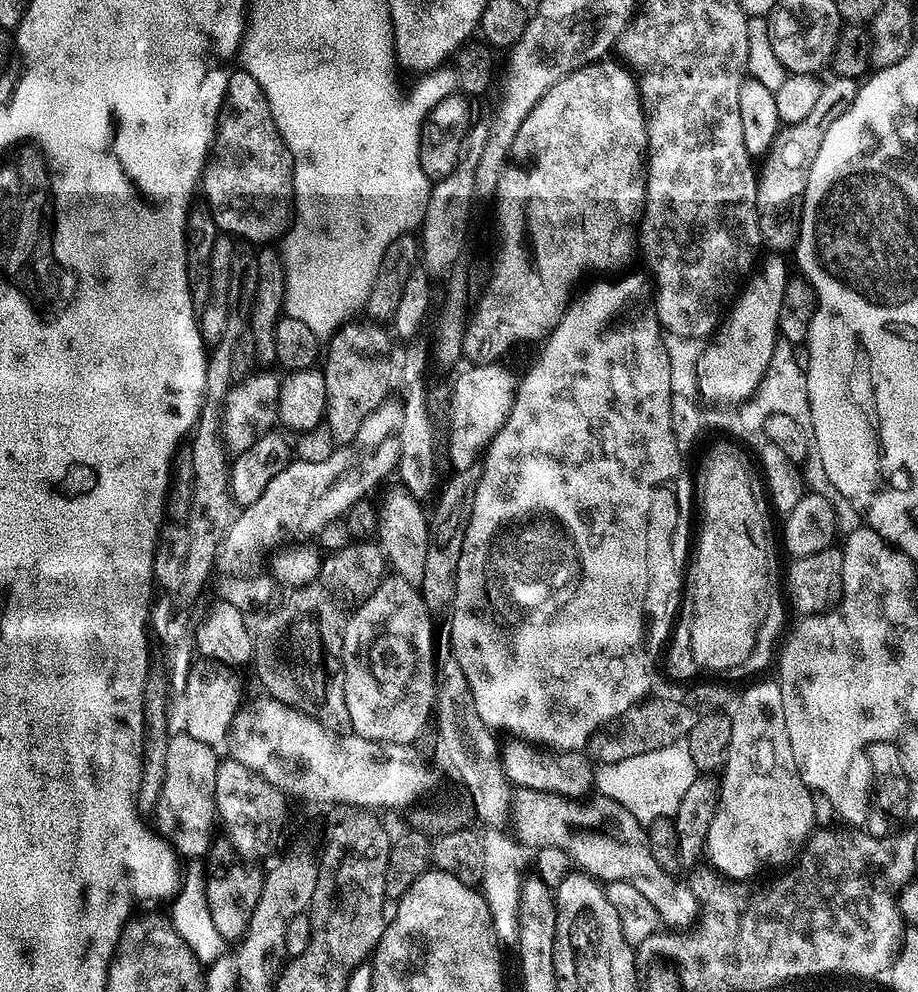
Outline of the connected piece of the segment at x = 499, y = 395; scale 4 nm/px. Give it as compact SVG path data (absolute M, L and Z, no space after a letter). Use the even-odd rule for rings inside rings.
M499 363L468 366L455 381L451 381L452 399L446 431L448 431L448 460L455 471L464 470L476 462L482 449L491 443L498 430L506 422L512 409L514 376L500 369Z

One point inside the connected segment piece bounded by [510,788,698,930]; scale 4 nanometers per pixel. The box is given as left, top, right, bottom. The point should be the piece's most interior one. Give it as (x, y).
(599, 837)

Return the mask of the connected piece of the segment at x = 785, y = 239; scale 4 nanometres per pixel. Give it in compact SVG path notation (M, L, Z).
M833 75L832 80L823 81L824 89L818 94L814 111L802 118L802 122L781 127L776 133L776 141L763 161L763 170L756 181L756 213L760 215L760 239L769 249L784 254L795 245L800 229L800 215L804 205L804 191L808 181L808 171L812 160L818 158L818 146L826 138L826 130L834 118L846 114L856 97L857 81L845 76Z

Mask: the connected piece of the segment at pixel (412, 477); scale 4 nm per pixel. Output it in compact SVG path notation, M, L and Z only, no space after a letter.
M418 336L410 340L404 348L402 360L398 362L398 373L393 379L392 388L400 396L406 415L402 418L400 432L396 434L396 451L398 462L396 474L400 476L399 483L416 501L426 502L435 495L438 488L436 482L436 442L434 431L436 426L426 410L425 390L428 385L426 368L430 362L430 344Z

